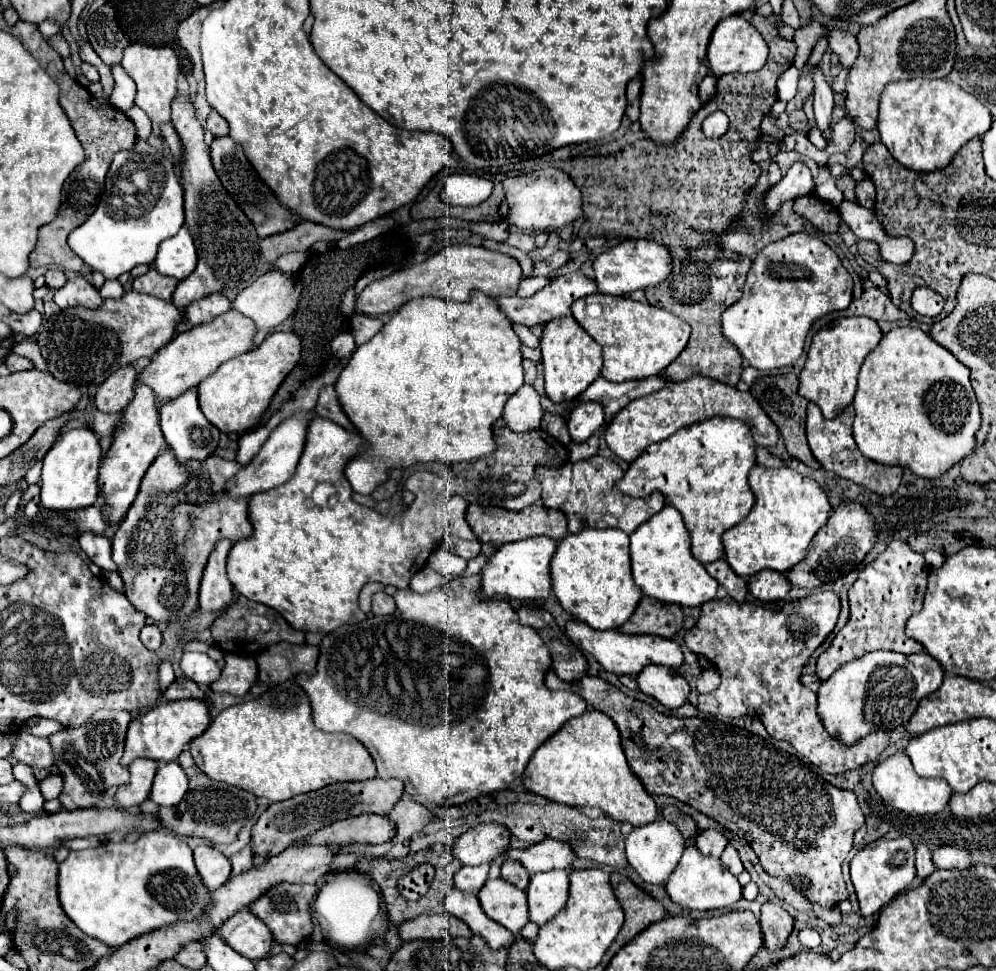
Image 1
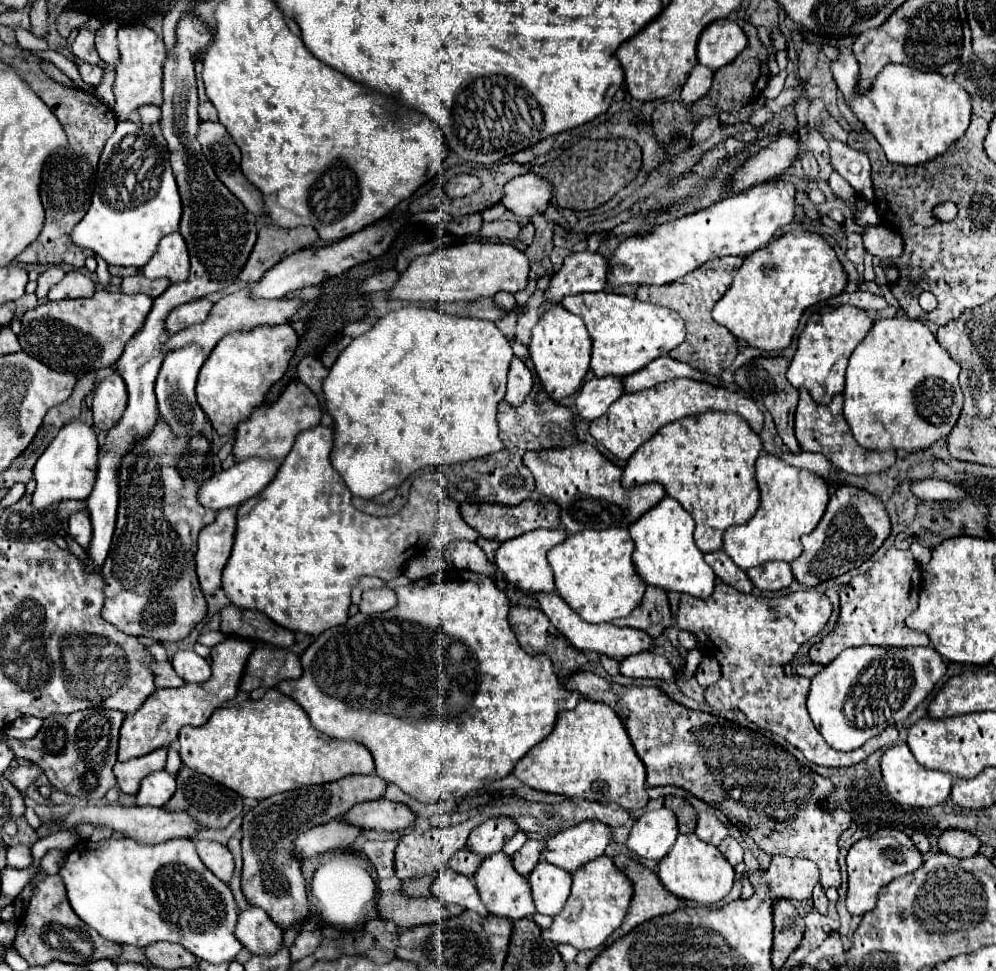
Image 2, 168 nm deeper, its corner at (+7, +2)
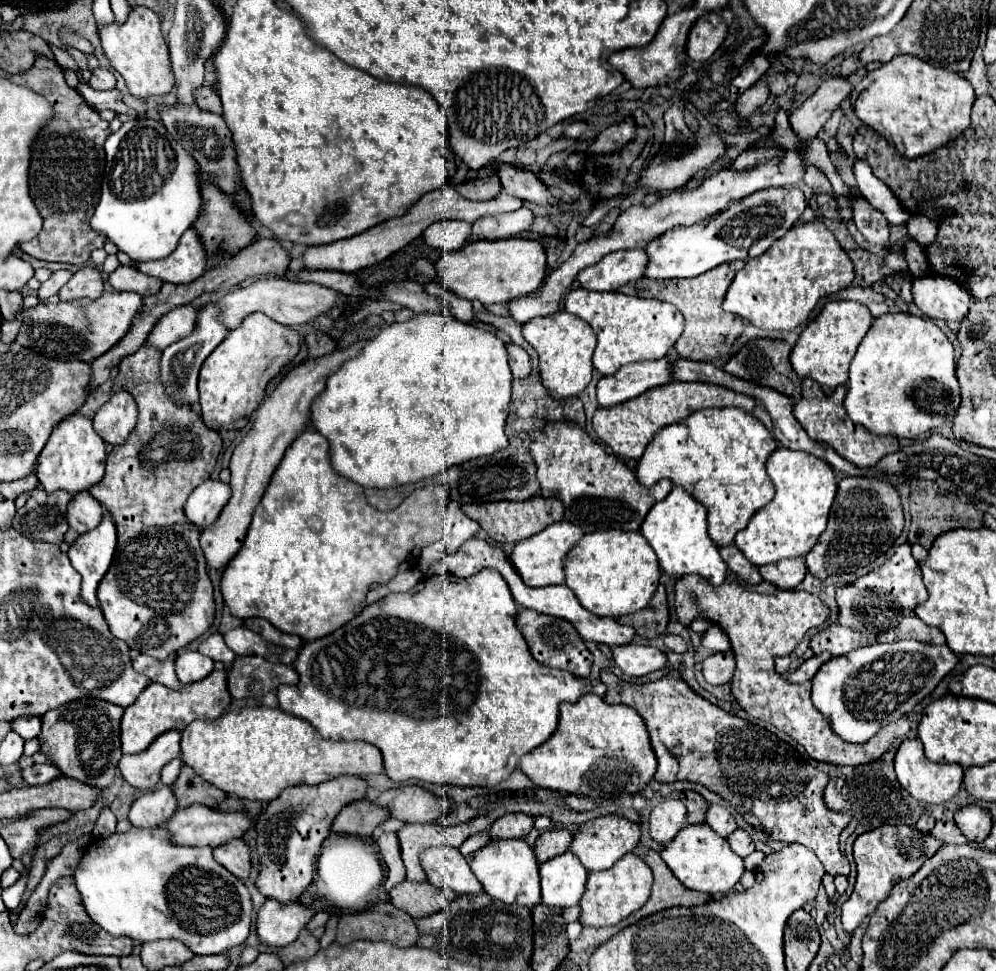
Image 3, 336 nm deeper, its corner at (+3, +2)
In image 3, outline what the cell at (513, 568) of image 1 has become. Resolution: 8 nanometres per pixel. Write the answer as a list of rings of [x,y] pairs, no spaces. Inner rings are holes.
[[[561,520],[561,522],[555,522],[551,526],[547,526],[541,534],[535,534],[523,542],[519,542],[515,548],[513,548],[513,554],[511,554],[511,562],[513,566],[517,568],[519,576],[523,578],[523,582],[527,586],[533,586],[533,588],[539,588],[539,586],[551,586],[551,584],[563,584],[565,582],[565,558],[569,554],[569,550],[581,540],[585,532],[567,522],[567,520]]]

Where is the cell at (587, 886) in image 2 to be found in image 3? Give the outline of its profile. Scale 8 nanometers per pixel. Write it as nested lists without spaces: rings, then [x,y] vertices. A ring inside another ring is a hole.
[[[633,852],[625,854],[625,858],[619,858],[609,870],[599,870],[599,872],[589,872],[587,880],[587,890],[581,898],[581,916],[579,922],[583,926],[613,926],[639,910],[649,894],[651,894],[651,884],[653,884],[653,874],[651,868],[635,856]]]

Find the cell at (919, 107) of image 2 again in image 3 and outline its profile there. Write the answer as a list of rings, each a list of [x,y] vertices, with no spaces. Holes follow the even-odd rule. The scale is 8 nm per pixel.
[[[901,54],[901,56],[895,56],[891,62],[883,64],[881,68],[871,70],[853,88],[853,94],[849,98],[855,108],[855,114],[865,124],[877,130],[883,138],[887,138],[901,154],[905,154],[907,158],[915,158],[915,156],[921,156],[921,154],[927,154],[945,146],[947,142],[951,142],[953,138],[957,138],[969,128],[975,92],[973,92],[973,86],[961,74],[949,72],[945,68],[935,68],[917,56]]]

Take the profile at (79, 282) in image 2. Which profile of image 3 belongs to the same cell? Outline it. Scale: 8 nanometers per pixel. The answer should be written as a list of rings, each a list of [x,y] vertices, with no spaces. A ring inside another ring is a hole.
[[[95,266],[79,268],[71,280],[59,290],[61,300],[79,300],[79,298],[99,298],[103,294],[101,272]]]

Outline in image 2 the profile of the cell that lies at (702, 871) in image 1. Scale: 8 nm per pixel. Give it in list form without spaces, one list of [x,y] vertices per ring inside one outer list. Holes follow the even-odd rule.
[[[679,834],[671,852],[659,862],[657,876],[661,878],[663,886],[677,898],[691,900],[703,906],[711,906],[723,900],[731,892],[735,872],[733,872],[733,866],[725,862],[725,858],[715,846],[701,842],[695,834]]]

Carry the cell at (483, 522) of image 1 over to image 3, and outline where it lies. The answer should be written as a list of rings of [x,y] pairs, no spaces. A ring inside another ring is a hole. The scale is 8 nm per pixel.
[[[533,496],[525,502],[487,502],[487,504],[465,504],[461,506],[461,510],[475,522],[479,522],[479,526],[499,544],[517,544],[533,534],[539,534],[541,530],[545,530],[549,524],[563,520],[563,504],[557,498],[543,498],[543,496]]]

